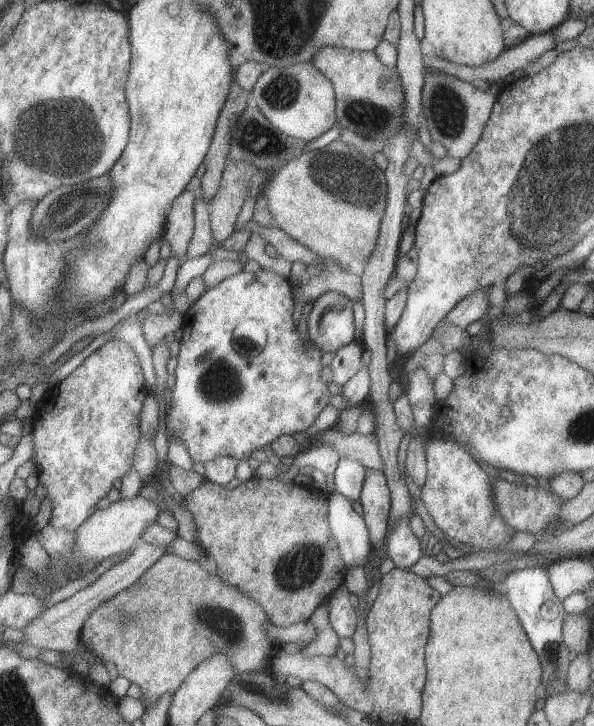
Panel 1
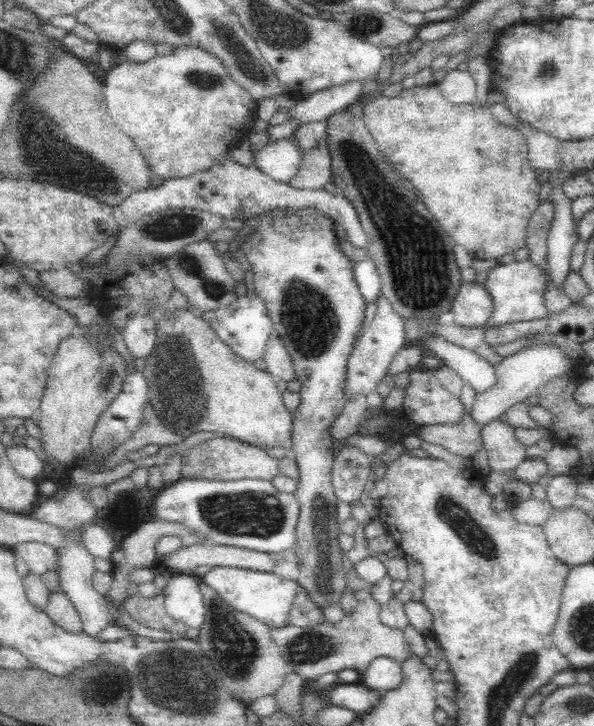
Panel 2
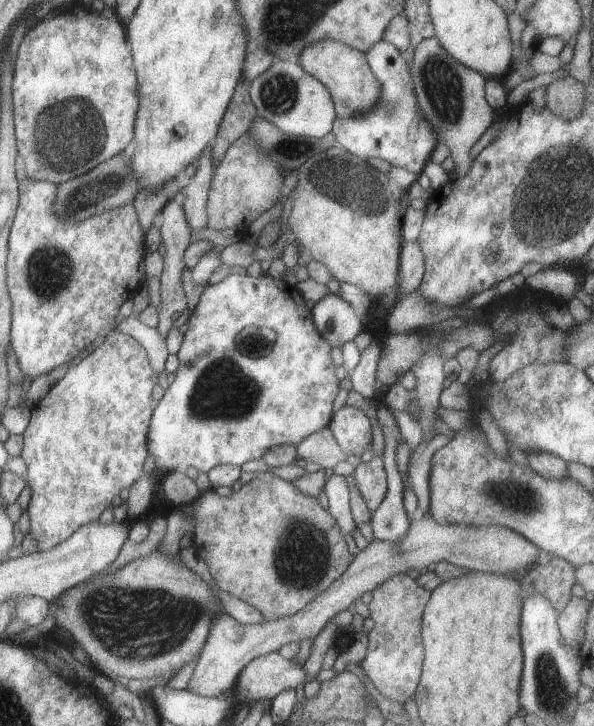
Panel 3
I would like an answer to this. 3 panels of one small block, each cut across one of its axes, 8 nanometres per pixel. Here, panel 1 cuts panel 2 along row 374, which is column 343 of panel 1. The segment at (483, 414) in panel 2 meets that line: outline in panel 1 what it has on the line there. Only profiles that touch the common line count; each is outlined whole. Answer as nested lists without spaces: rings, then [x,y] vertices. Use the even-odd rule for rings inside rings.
[[[336,491],[329,494],[329,527],[339,544],[346,569],[351,566],[364,568],[366,556],[373,550],[365,520],[356,513],[352,501]]]

